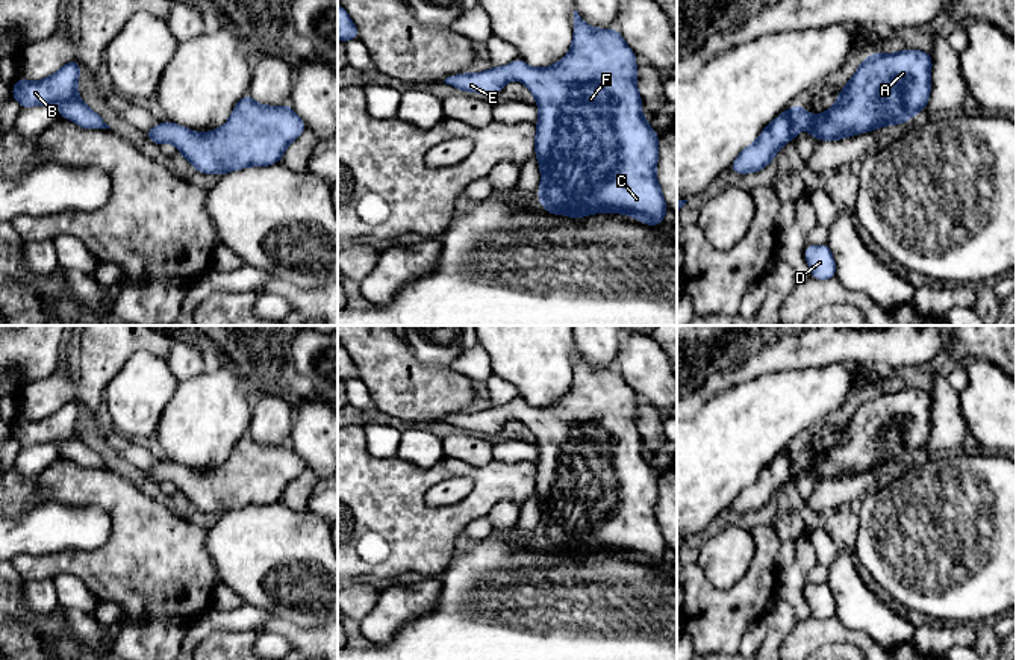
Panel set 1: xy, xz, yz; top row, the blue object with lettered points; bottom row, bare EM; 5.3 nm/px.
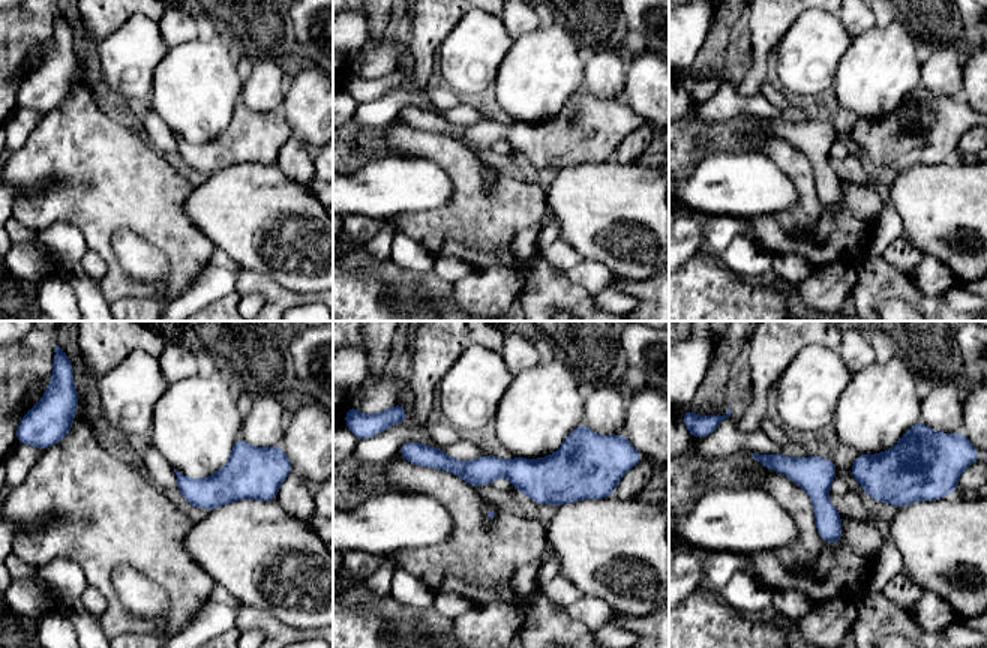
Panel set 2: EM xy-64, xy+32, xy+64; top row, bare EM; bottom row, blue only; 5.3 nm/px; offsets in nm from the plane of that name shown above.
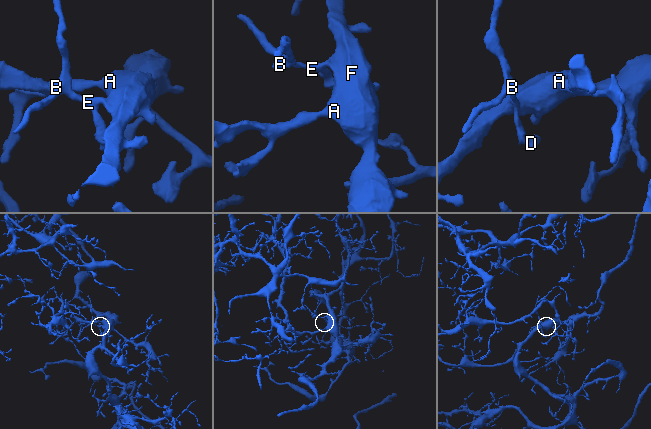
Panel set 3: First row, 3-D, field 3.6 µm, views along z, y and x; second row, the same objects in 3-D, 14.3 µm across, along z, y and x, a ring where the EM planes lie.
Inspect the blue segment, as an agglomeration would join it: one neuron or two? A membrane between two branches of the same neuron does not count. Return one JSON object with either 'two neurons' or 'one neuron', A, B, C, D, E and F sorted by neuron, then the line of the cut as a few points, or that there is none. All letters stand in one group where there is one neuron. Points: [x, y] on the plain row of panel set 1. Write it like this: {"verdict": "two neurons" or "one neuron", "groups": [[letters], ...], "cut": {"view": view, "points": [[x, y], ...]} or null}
{"verdict": "one neuron", "groups": [["A", "B", "C", "D", "E", "F"]], "cut": null}

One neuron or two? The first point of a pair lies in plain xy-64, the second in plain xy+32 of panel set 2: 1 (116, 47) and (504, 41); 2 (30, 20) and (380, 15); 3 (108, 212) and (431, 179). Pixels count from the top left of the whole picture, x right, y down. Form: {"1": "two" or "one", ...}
{"1": "one", "2": "one", "3": "two"}

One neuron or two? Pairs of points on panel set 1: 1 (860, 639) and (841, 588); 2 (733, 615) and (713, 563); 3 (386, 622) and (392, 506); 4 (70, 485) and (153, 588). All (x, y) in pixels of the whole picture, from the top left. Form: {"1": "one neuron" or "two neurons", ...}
{"1": "two neurons", "2": "two neurons", "3": "two neurons", "4": "one neuron"}

